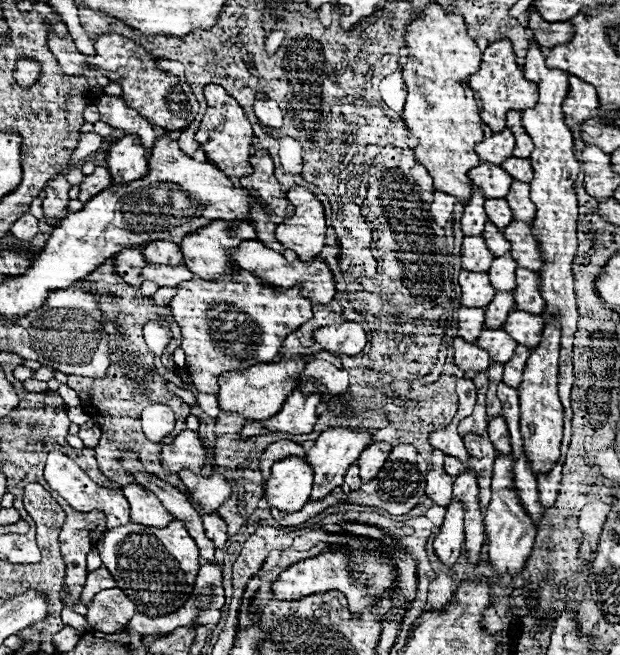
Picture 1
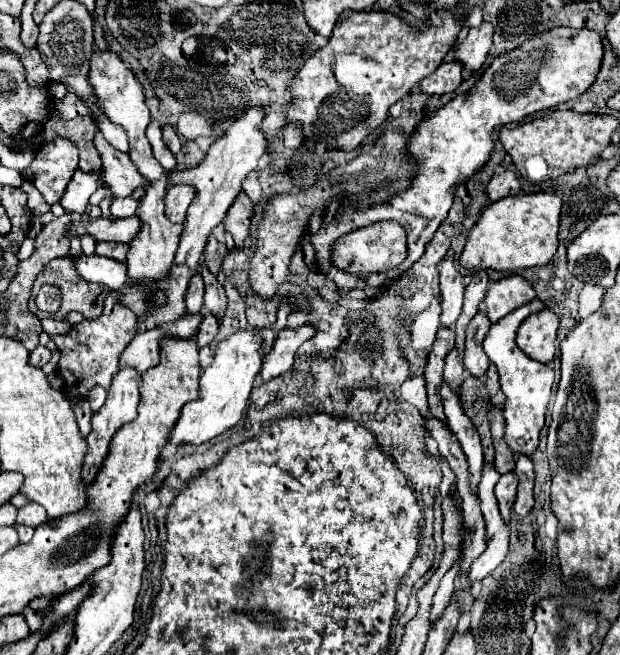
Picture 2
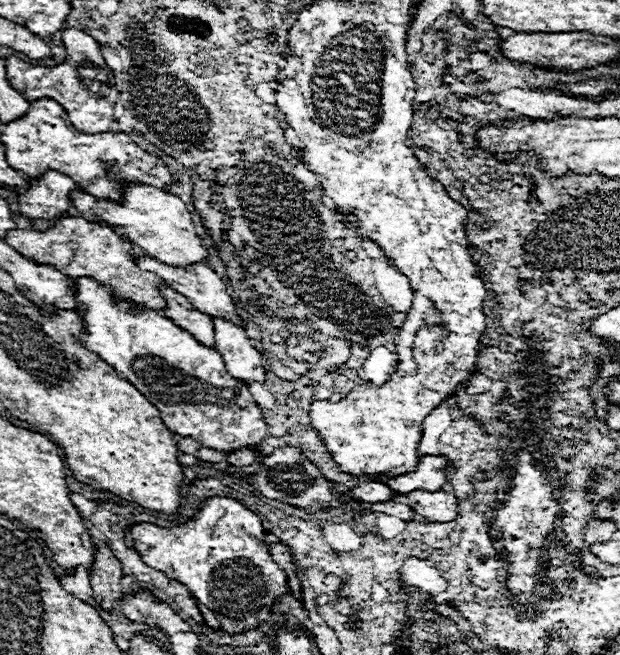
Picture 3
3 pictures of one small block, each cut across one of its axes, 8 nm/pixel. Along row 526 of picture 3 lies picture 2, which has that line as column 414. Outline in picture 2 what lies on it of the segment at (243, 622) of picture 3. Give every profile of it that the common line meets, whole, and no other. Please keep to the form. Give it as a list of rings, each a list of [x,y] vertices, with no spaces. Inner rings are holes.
[[[552,28],[524,42],[520,48],[494,58],[494,62],[486,68],[486,72],[470,92],[460,94],[446,106],[438,108],[430,118],[422,120],[416,132],[408,138],[406,152],[414,162],[418,162],[418,172],[414,174],[412,184],[406,192],[392,196],[392,200],[384,204],[374,204],[362,210],[356,210],[354,204],[346,204],[310,238],[316,250],[316,268],[330,280],[334,280],[338,290],[344,294],[354,288],[380,288],[402,276],[424,254],[426,244],[444,222],[452,206],[452,188],[458,184],[458,180],[466,180],[488,162],[494,150],[492,130],[508,122],[518,122],[536,110],[546,110],[578,98],[596,80],[602,64],[602,54],[604,48],[598,32],[588,28]],[[498,88],[504,88],[504,92],[500,92]],[[378,220],[394,220],[404,226],[408,234],[408,258],[394,270],[364,278],[332,268],[328,260],[332,254],[332,242],[342,234],[356,230],[358,226],[368,226]]]

